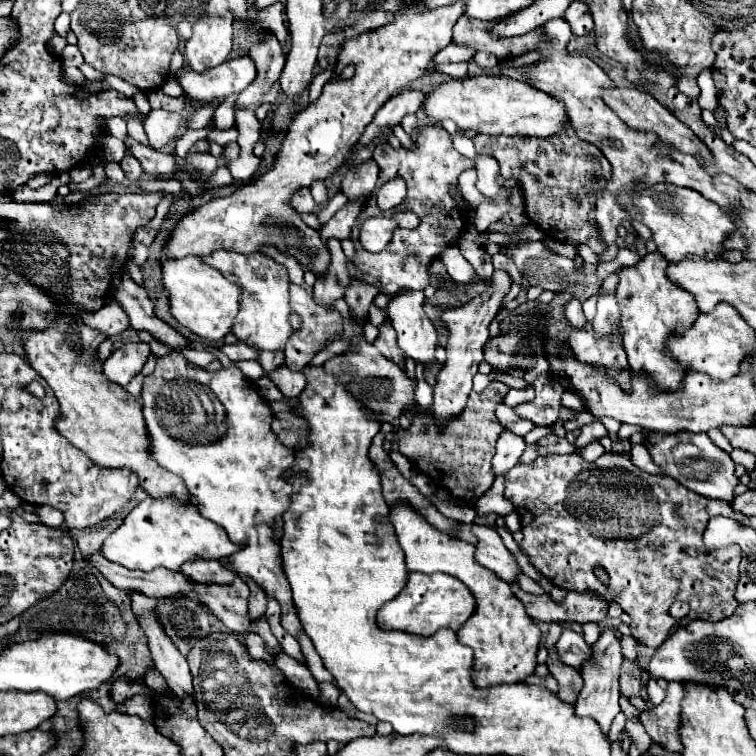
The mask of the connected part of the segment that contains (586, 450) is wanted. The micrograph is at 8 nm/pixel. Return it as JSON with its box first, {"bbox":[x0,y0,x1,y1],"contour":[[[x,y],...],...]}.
{"bbox":[577,441,605,461],"contour":[[[591,441],[589,445],[585,445],[585,447],[577,449],[577,451],[579,451],[579,455],[581,455],[583,459],[587,459],[587,461],[595,461],[595,459],[599,459],[599,457],[605,453],[605,449],[599,445],[599,441]]]}

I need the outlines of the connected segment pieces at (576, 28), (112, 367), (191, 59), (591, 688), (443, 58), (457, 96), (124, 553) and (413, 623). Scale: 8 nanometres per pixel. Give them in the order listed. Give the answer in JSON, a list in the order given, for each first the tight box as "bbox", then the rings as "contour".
[{"bbox":[563,1,593,37],"contour":[[[573,1],[569,5],[569,9],[565,11],[565,17],[563,19],[571,25],[571,33],[577,35],[577,37],[593,31],[591,13],[587,13],[587,5],[583,5],[581,1]]]},{"bbox":[103,343,149,387],"contour":[[[127,343],[111,353],[111,357],[103,363],[105,375],[125,387],[147,363],[149,345],[147,343]]]},{"bbox":[185,15,233,73],"contour":[[[205,15],[193,25],[193,35],[185,43],[187,63],[203,73],[227,61],[233,47],[233,15]]]},{"bbox":[575,629,623,733],"contour":[[[607,629],[601,633],[597,645],[593,647],[593,659],[587,661],[583,665],[583,689],[577,697],[575,703],[575,715],[579,717],[591,717],[601,725],[603,733],[609,733],[609,727],[615,719],[615,715],[621,711],[619,709],[619,671],[621,671],[621,663],[623,663],[623,653],[621,653],[621,645],[619,639],[615,637],[615,631]]]},{"bbox":[435,43,475,63],"contour":[[[451,43],[435,55],[435,61],[439,61],[439,63],[459,63],[459,61],[471,61],[473,55],[475,55],[475,49],[471,49],[467,45]]]},{"bbox":[425,77,569,137],"contour":[[[469,77],[451,79],[427,93],[425,113],[435,119],[453,119],[459,129],[475,129],[487,135],[529,135],[529,137],[551,137],[563,133],[569,125],[565,103],[545,91],[539,91],[525,81],[509,77]]]},{"bbox":[103,497,241,571],"contour":[[[147,497],[125,517],[123,525],[105,539],[103,557],[127,569],[153,571],[165,567],[169,571],[181,571],[181,565],[187,561],[225,559],[239,547],[241,545],[231,543],[223,527],[201,517],[189,499]]]},{"bbox":[377,573,475,635],"contour":[[[411,573],[407,587],[389,603],[379,609],[377,623],[381,629],[397,629],[415,635],[431,635],[441,627],[449,627],[459,631],[461,625],[475,613],[475,597],[469,593],[467,585],[463,585],[455,577],[447,577],[445,573],[425,575]]]}]

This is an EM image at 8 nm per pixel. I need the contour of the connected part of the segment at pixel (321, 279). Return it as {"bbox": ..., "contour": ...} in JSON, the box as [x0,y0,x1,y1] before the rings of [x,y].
{"bbox":[313,239,349,307],"contour":[[[329,239],[327,249],[331,253],[331,265],[327,267],[327,273],[319,275],[313,285],[315,303],[321,307],[331,307],[337,299],[343,299],[349,281],[349,271],[345,265],[347,259],[343,255],[339,239]]]}

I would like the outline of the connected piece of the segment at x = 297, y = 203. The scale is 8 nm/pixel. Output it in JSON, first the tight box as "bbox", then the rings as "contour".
{"bbox":[291,187,315,213],"contour":[[[305,187],[305,189],[299,189],[293,197],[291,197],[291,207],[295,207],[299,213],[313,213],[315,211],[315,201],[311,197],[311,191]]]}

